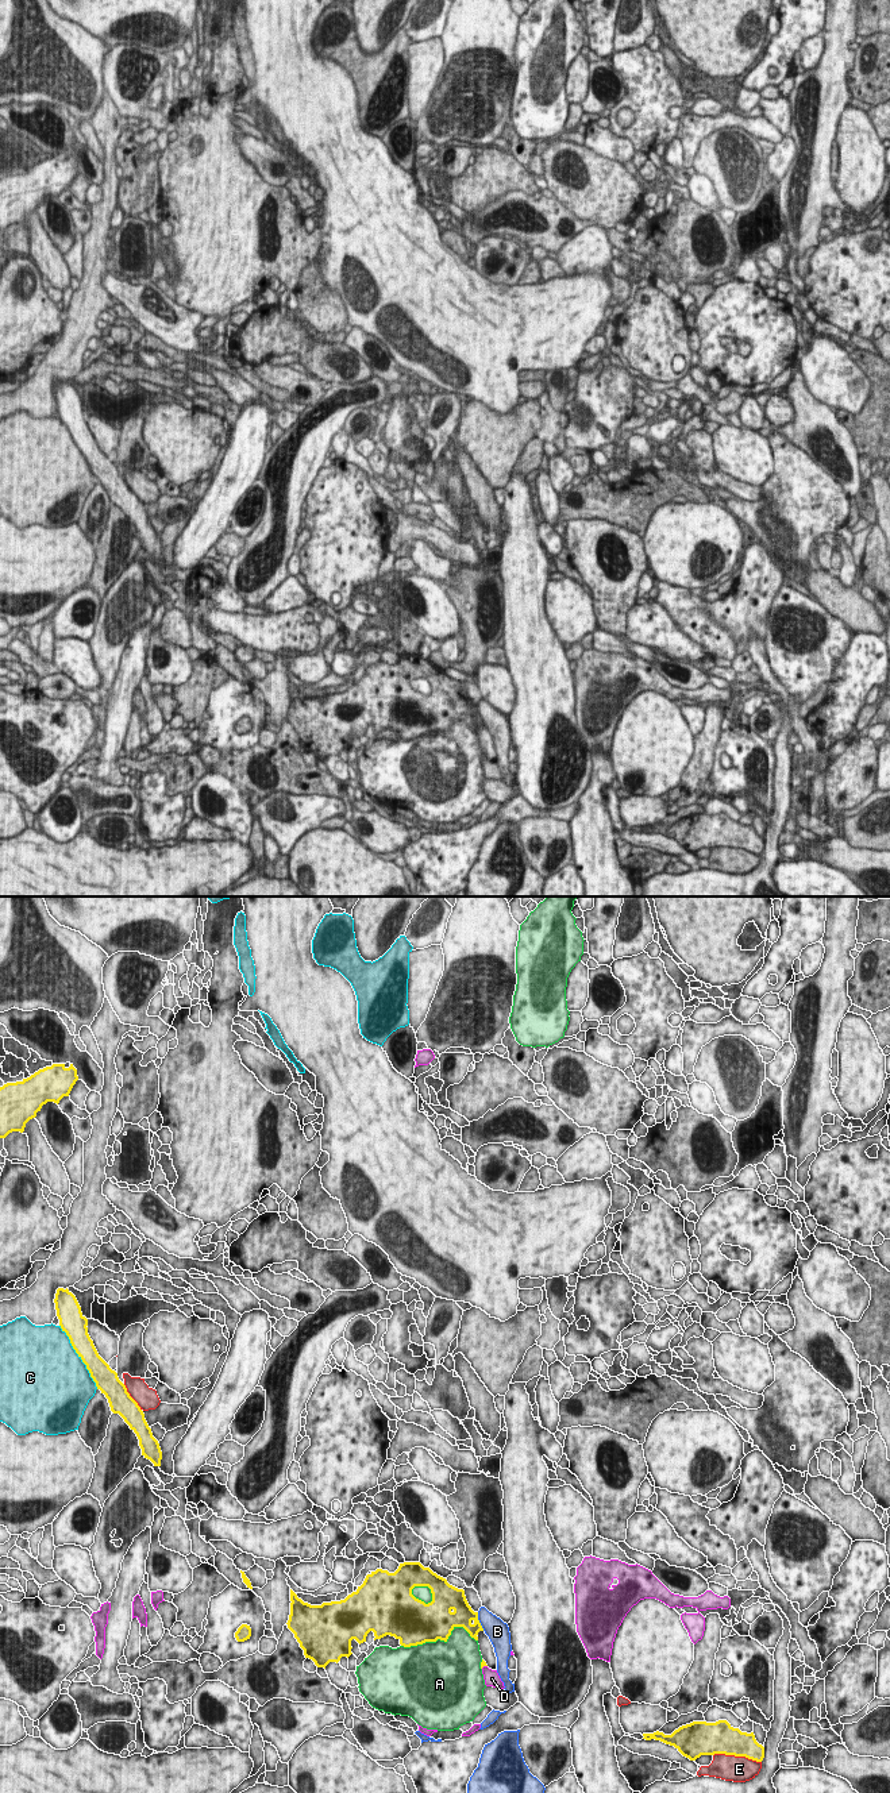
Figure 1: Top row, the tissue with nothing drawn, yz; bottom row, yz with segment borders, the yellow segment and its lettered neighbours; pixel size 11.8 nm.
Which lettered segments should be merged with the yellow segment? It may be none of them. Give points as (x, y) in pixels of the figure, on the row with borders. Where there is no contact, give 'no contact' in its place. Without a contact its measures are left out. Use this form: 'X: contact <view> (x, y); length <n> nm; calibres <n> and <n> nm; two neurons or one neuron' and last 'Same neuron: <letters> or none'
A: contact yz (440, 1639); length 900 nm; calibres 460 and 460 nm; two neurons
B: contact yz (478, 1622); length 240 nm; calibres 240 and 240 nm; two neurons
C: contact yz (79, 1356); length 900 nm; calibres 240 and 500 nm; two neurons
D: contact yz (484, 1665); length 90 nm; calibres 60 and 190 nm; two neurons
E: contact yz (738, 1755); length 600 nm; calibres 360 and 320 nm; two neurons
Same neuron: none

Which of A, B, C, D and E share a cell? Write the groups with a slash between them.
A / B / C / D / E

